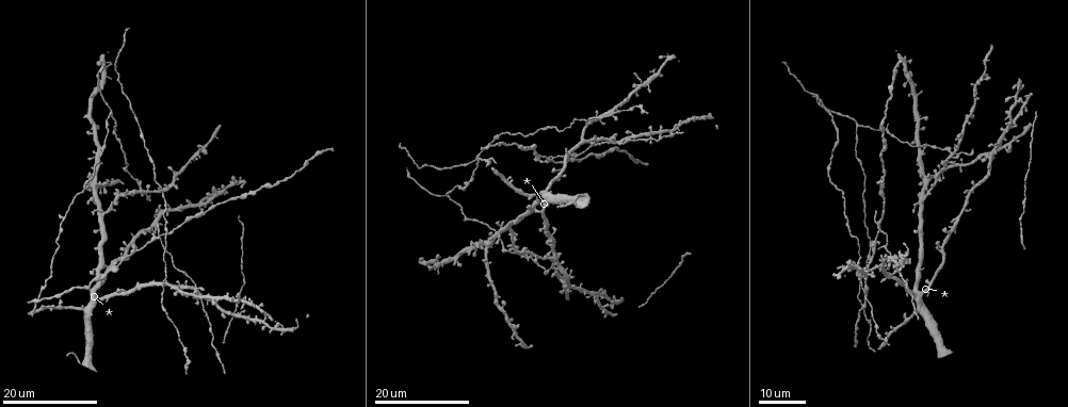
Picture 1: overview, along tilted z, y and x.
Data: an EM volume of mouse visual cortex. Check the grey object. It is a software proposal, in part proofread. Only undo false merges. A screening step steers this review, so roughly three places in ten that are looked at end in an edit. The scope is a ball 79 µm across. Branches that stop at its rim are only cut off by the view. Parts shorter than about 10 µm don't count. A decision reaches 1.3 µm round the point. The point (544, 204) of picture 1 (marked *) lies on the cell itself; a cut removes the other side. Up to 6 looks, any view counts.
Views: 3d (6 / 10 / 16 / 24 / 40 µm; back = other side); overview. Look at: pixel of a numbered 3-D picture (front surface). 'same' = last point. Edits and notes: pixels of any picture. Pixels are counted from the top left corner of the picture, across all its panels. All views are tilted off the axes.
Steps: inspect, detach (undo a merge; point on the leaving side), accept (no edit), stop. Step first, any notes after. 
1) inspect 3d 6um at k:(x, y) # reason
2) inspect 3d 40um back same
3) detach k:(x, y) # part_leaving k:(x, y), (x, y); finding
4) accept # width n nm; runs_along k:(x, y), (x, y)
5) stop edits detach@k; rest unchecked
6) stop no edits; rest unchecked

inspect 3d 16um at 1:(171, 287) # three arms meet

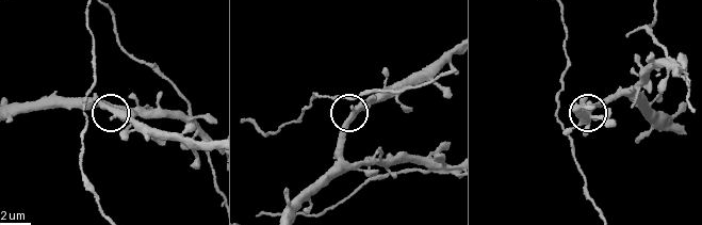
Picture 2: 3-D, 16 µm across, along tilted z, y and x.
inspect 3d 6um at 2:(112, 116)

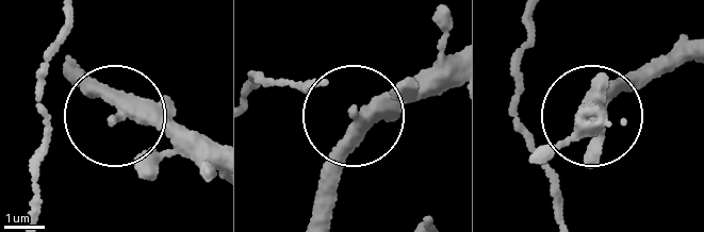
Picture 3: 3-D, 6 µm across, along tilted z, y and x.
accept # side_arm 27 um; runs_along 3:(71, 67), (119, 112), (212, 151); all the same cell

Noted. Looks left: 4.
inspect 3d 24um at 1:(157, 238) # four or more arms meet

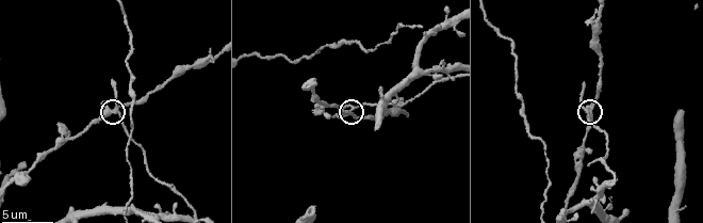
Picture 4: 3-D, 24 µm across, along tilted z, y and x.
inspect 3d 10um at 4:(350, 111)

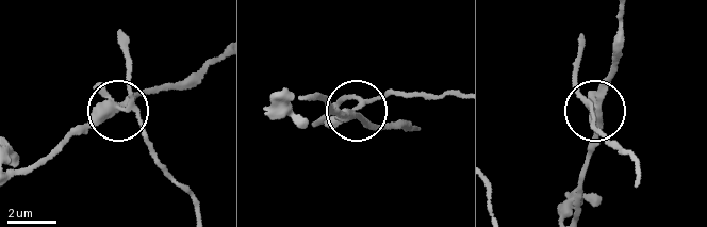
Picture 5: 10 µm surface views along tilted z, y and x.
detach 5:(84, 125) # side_arm 37 um; part_leaving 5:(597, 104), (619, 55), (625, 9); two cells meet here

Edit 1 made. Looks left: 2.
inspect 3d 24um at 1:(140, 188)

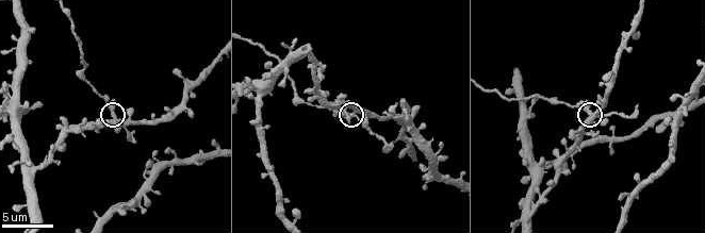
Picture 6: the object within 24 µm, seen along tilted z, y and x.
inspect 3d 10um at 6:(115, 114)

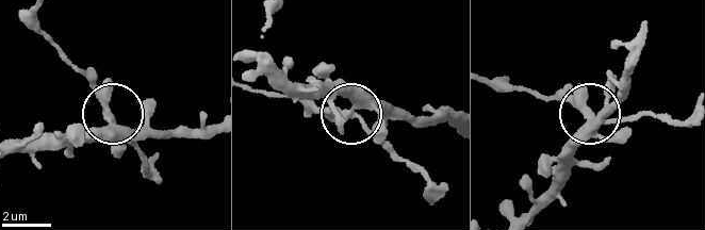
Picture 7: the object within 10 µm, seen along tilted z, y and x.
detach 7:(88, 70) # part_leaving 7:(103, 107), (86, 76), (56, 53), (37, 15); a second cell is stuck on

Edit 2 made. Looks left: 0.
stop edits detach@5, detach@7; rest unchecked

